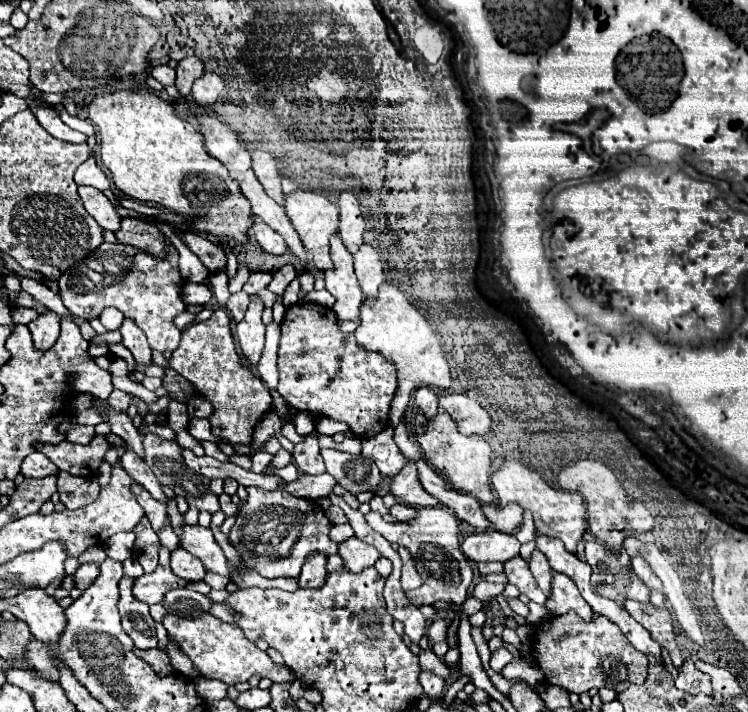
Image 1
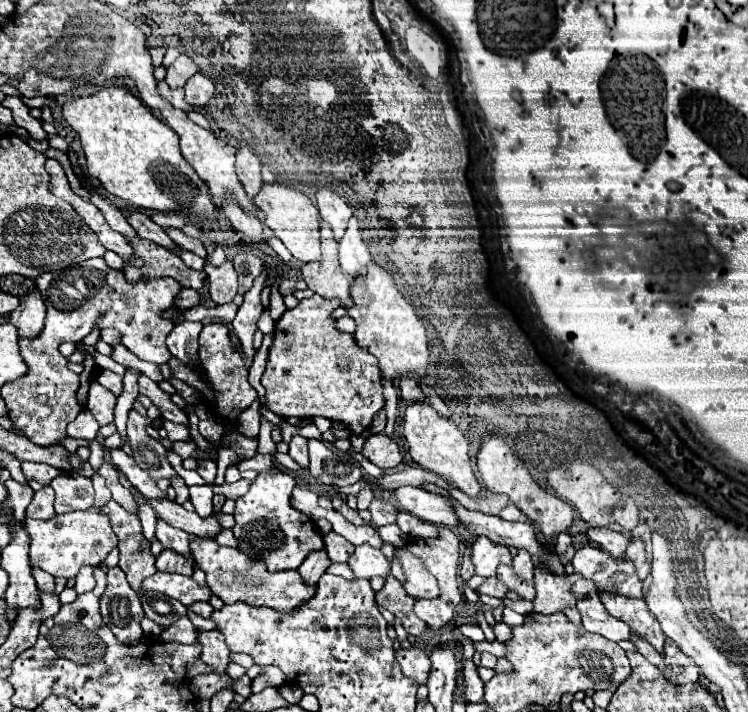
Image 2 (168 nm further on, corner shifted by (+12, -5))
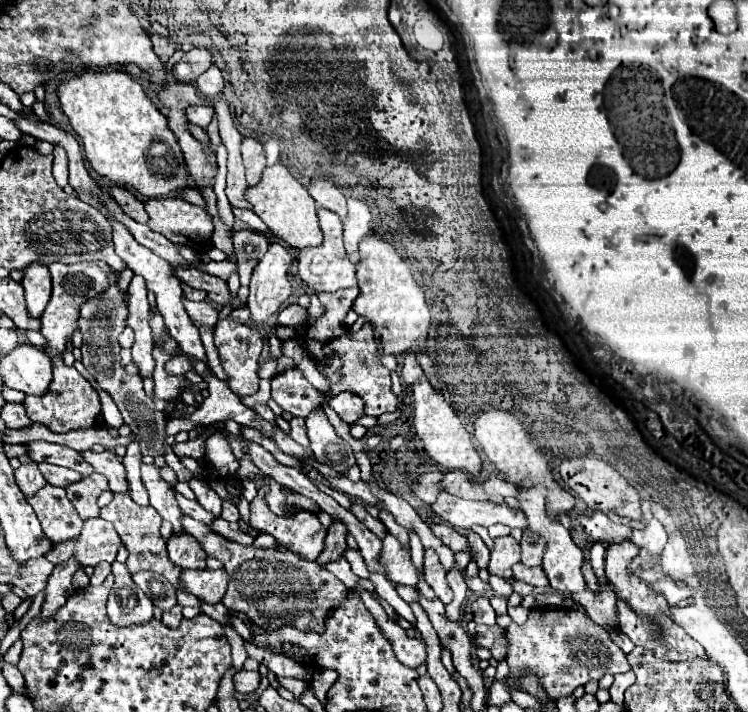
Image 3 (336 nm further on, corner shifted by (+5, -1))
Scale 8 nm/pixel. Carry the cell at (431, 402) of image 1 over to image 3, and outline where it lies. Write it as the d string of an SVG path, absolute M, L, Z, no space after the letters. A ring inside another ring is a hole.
M407 353L407 355L405 355L405 363L403 363L403 369L401 369L401 375L403 375L403 381L405 381L407 385L413 385L419 377L423 377L423 369L421 369L421 365L417 363L415 353Z

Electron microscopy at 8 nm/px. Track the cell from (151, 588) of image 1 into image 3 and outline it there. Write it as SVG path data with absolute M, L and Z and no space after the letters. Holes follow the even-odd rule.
M203 569L203 571L183 571L181 583L185 591L193 593L205 603L219 603L227 591L227 571L225 569Z

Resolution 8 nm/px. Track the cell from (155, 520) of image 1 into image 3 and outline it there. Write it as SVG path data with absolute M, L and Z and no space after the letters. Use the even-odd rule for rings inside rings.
M105 449L103 453L95 453L95 451L81 451L83 459L93 467L95 473L101 473L107 477L109 481L109 489L119 493L119 491L129 491L129 483L125 479L125 467L121 463L121 459Z

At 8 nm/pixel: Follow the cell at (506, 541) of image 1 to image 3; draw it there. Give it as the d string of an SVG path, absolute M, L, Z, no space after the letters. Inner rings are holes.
M511 535L495 539L495 549L491 553L491 561L487 567L489 573L495 573L503 579L509 579L513 575L511 567L515 563L519 563L519 555L521 555L521 547Z

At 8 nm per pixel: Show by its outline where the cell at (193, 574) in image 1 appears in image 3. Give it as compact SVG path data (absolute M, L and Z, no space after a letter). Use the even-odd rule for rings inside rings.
M187 531L173 533L167 541L167 549L169 549L169 559L183 569L205 569L207 567L205 565L207 555L203 547Z

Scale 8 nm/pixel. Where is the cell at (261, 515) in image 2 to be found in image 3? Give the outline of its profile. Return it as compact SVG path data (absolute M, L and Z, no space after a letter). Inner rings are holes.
M263 487L251 503L251 525L253 525L253 529L273 535L281 547L287 547L293 553L315 561L319 557L319 553L323 551L325 535L327 535L327 529L321 525L317 515L315 513L299 513L295 517L277 517L275 513L271 513L271 509L267 509L267 503L263 501L263 493L267 493L267 487Z

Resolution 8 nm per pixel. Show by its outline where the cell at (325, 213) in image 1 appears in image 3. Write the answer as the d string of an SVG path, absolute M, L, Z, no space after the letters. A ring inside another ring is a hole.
M277 161L271 167L265 167L261 181L255 187L245 191L245 199L253 205L253 213L263 219L263 223L275 233L279 239L289 243L295 249L315 247L323 241L323 233L317 223L317 207L307 189L289 173L289 169Z

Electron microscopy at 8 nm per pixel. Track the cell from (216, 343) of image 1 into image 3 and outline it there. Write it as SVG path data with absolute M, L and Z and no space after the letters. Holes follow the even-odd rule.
M221 319L215 325L215 345L219 349L223 369L229 375L227 383L229 383L231 391L239 397L257 393L257 389L259 389L257 369L259 369L259 355L263 349L263 337L259 335L259 331L253 327L247 327L243 323L237 323L233 319Z

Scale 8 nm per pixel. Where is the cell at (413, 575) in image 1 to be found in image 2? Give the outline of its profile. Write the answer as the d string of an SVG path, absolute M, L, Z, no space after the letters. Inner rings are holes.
M396 549L396 557L402 563L402 569L406 575L406 581L402 587L410 597L434 599L440 593L436 579L424 569L424 565L420 565L420 559L416 559L412 553L408 553L404 549Z

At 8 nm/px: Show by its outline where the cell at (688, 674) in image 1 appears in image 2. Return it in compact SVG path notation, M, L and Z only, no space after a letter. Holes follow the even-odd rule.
M632 633L632 641L636 643L638 651L644 653L652 663L656 663L660 667L660 671L664 673L664 677L668 681L672 681L674 685L686 685L686 683L698 683L700 681L700 671L694 665L694 661L690 657L686 657L678 645L668 643L664 649L664 657L658 655L654 651L652 645L648 645L648 641L640 639L638 635Z

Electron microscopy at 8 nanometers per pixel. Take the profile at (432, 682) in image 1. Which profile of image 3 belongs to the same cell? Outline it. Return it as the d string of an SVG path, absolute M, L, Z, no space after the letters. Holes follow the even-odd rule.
M355 585L353 591L359 593L361 601L363 601L365 607L369 609L369 613L375 617L377 627L379 627L381 633L387 637L387 641L393 645L395 657L397 657L403 665L415 669L417 665L421 665L421 663L427 661L427 653L425 653L423 641L407 637L407 633L405 633L397 623L393 623L393 621L387 617L387 613L385 613L385 609L381 607L381 603L375 601L373 595L371 595L367 589Z

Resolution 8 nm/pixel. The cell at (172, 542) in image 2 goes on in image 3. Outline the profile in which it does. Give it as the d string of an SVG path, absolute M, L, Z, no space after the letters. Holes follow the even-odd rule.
M141 465L141 481L149 493L149 505L157 509L157 513L165 519L173 523L173 531L181 531L181 509L177 505L175 499L175 491L169 483L165 483L159 475L159 467L157 465Z

